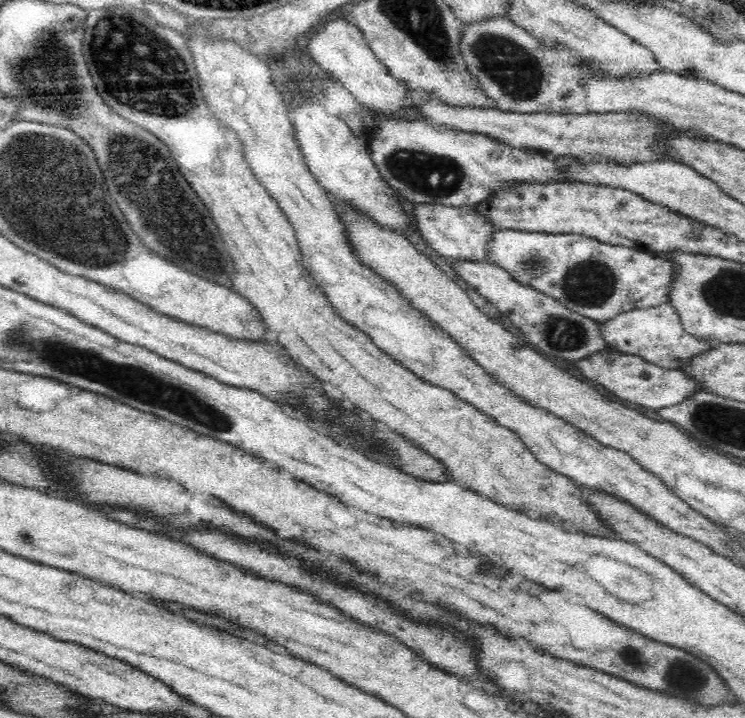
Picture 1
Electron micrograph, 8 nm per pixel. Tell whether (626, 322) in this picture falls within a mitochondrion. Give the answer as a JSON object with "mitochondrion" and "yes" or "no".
{"mitochondrion":"no"}

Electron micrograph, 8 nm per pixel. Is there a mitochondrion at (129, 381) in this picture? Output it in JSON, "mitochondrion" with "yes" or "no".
{"mitochondrion":"yes"}

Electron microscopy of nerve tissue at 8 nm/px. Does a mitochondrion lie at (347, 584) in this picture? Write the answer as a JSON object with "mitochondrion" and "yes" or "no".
{"mitochondrion":"no"}

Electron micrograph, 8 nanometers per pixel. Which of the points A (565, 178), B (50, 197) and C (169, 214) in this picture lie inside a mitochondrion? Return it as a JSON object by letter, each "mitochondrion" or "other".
{"A":"other","B":"mitochondrion","C":"mitochondrion"}

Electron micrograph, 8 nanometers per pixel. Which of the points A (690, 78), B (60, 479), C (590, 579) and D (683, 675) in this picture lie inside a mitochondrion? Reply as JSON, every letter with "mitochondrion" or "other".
{"A":"other","B":"other","C":"other","D":"mitochondrion"}

